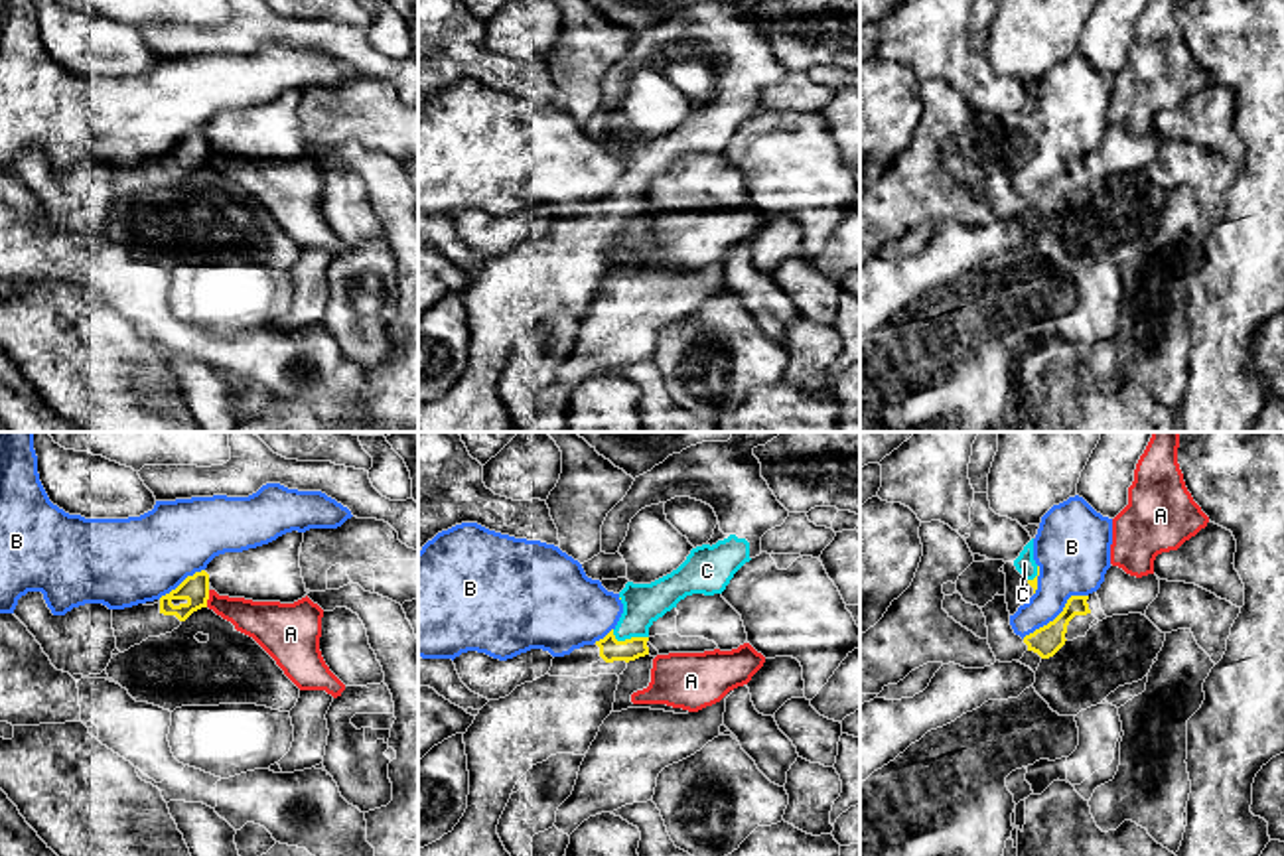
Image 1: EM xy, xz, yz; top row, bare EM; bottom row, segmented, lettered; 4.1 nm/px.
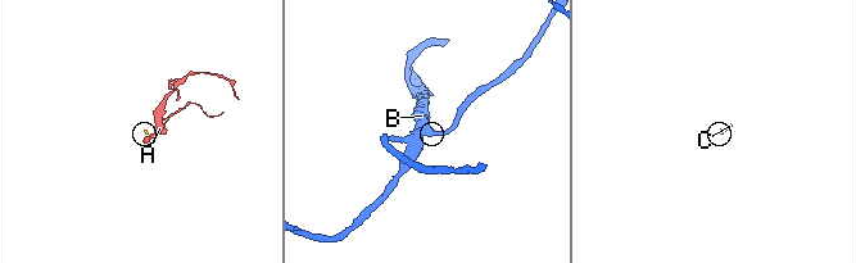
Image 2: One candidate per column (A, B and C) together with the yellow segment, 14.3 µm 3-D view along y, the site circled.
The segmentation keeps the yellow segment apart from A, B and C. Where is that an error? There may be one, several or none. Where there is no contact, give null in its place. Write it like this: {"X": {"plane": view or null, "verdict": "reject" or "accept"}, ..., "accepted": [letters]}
{"A": {"plane": "xy", "verdict": "reject"}, "B": {"plane": "yz", "verdict": "reject"}, "C": {"plane": "xz", "verdict": "accept"}, "accepted": ["C"]}

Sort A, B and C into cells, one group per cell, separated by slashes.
A / B / C

